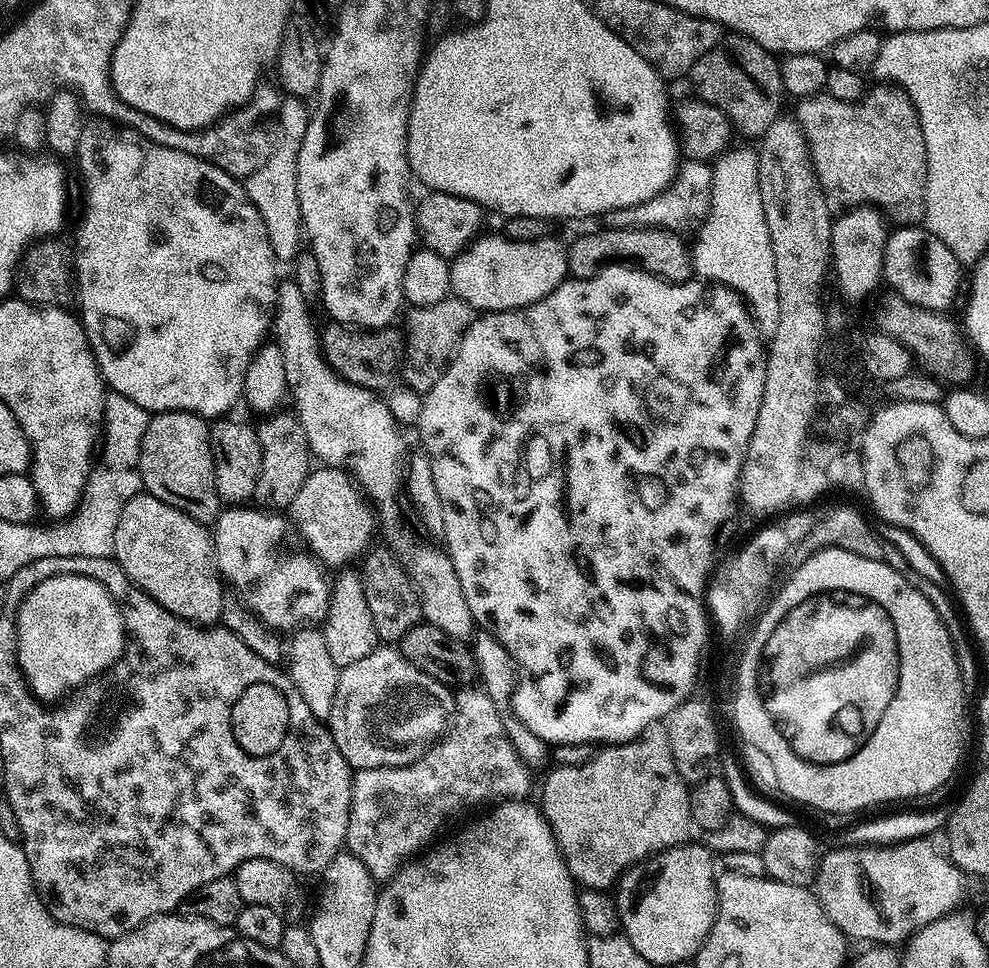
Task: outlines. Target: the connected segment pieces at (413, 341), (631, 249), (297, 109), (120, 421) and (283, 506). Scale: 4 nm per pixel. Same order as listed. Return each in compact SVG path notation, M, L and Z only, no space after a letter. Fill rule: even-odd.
M449 295L447 299L433 305L413 307L408 316L408 328L404 332L404 362L402 380L405 385L418 393L432 389L434 382L444 376L444 371L452 363L452 358L460 348L466 330L476 321L477 311L465 300Z
M653 226L651 228L606 228L600 232L588 232L567 245L568 270L577 280L585 280L600 273L601 268L609 264L627 264L643 268L654 276L660 276L672 284L683 284L693 279L692 253L685 237L669 228Z
M285 95L280 104L280 145L254 172L245 179L247 194L255 208L263 216L271 249L277 261L291 261L299 253L302 244L302 225L300 223L300 203L297 196L297 151L306 134L306 126L311 120L311 113L303 97Z
M109 391L105 395L105 426L102 430L104 445L100 450L100 459L102 458L102 461L99 459L93 467L90 483L79 511L71 519L61 523L59 526L46 527L46 533L48 533L48 554L46 558L54 558L52 552L60 552L58 558L70 558L68 552L76 552L82 558L106 558L107 556L112 556L114 530L118 530L118 518L122 518L122 506L126 506L126 502L130 502L130 498L137 496L144 487L140 472L140 444L145 436L146 426L149 425L151 417L151 413L148 413L144 407L136 402L130 402L130 398L126 398L125 395L114 391Z
M291 411L269 415L258 424L256 433L262 446L262 470L258 474L255 503L264 510L286 510L294 502L302 482L314 467L314 457L302 422ZM281 415L281 416L280 416Z

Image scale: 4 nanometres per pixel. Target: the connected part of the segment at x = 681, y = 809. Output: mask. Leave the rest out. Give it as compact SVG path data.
M663 723L652 724L641 736L637 736L634 740L628 740L625 744L609 744L601 747L597 751L596 756L590 758L590 762L586 762L582 766L566 766L562 764L553 767L553 769L553 772L544 780L544 789L540 792L538 807L546 819L548 819L548 824L556 838L556 844L560 848L560 853L564 855L564 860L568 863L570 874L581 889L611 889L629 868L633 868L640 861L648 859L649 856L656 855L657 852L665 852L667 848L676 848L679 844L689 843L691 836L688 835L694 832L692 815L690 814L690 788L683 778L680 777L680 771L674 762L674 754L670 750L668 730Z

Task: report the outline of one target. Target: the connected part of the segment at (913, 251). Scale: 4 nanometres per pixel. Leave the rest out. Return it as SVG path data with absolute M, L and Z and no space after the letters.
M900 226L889 231L888 241L884 243L882 280L885 285L892 287L889 289L895 295L901 296L906 302L931 312L947 313L948 307L960 296L960 271L960 261L956 260L952 251L927 228Z

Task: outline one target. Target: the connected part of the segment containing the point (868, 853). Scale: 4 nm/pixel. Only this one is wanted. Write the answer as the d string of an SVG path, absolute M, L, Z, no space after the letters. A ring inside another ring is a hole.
M928 838L877 846L838 846L817 865L814 891L824 912L844 933L856 940L896 946L930 922L954 912L964 892L965 873Z

